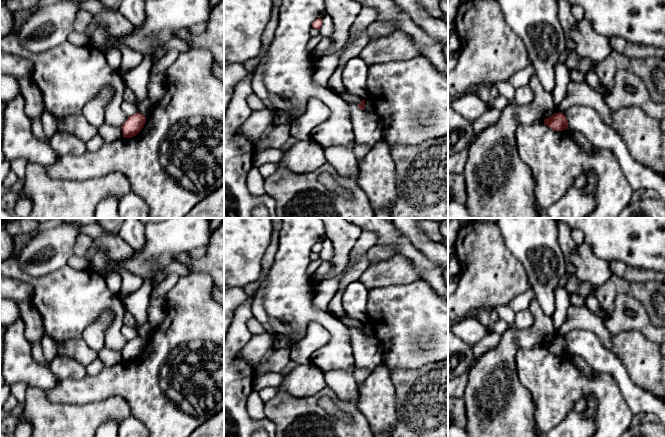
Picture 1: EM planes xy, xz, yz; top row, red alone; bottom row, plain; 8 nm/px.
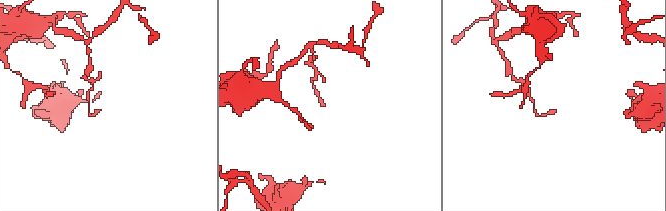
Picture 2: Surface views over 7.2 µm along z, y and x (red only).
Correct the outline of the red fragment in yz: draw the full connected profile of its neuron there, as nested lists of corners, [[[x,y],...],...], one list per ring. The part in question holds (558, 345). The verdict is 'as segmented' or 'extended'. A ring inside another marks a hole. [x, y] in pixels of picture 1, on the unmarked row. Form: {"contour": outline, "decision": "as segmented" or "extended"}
{"contour": [[[554,337],[547,343],[544,343],[544,348],[554,355],[562,355],[569,353],[568,345],[565,338]]], "decision": "as segmented"}

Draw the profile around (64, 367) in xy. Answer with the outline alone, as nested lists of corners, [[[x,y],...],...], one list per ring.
[[[60,353],[50,362],[49,367],[59,380],[79,380],[87,376],[85,366],[74,358]]]

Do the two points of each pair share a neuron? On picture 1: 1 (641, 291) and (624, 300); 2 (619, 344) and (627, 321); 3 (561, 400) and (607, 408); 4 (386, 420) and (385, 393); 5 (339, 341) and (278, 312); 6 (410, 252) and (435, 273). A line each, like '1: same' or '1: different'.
1: different
2: different
3: same
4: same
5: same
6: same

